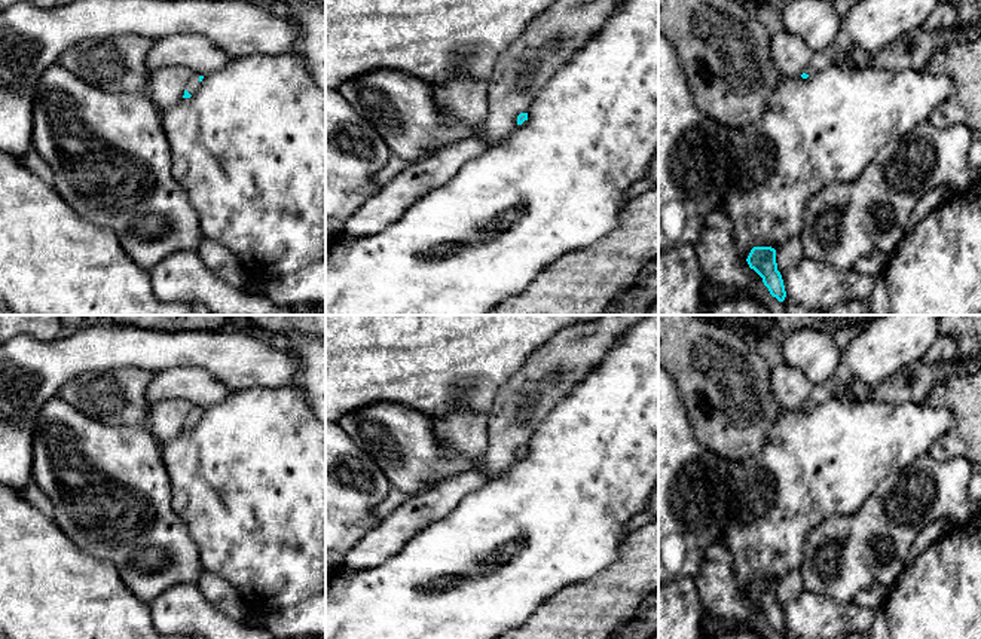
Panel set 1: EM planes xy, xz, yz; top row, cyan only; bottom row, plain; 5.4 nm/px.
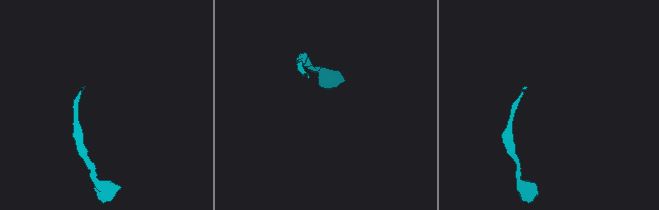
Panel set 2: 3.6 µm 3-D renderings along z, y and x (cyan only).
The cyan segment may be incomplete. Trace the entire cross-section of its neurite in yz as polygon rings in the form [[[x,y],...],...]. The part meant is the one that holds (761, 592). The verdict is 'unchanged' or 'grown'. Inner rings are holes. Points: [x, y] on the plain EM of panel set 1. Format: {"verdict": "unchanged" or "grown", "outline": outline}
{"verdict": "unchanged", "outline": [[[754,580],[746,591],[751,602],[761,611],[770,627],[779,635],[786,630],[785,618],[776,596],[776,583],[771,580]]]}

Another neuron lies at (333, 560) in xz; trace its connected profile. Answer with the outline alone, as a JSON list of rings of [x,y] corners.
[[[326,553],[326,578],[342,569],[345,554]]]

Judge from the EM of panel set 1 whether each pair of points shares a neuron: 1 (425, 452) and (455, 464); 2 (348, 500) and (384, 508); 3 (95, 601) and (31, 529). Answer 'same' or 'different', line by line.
1: same
2: different
3: same

